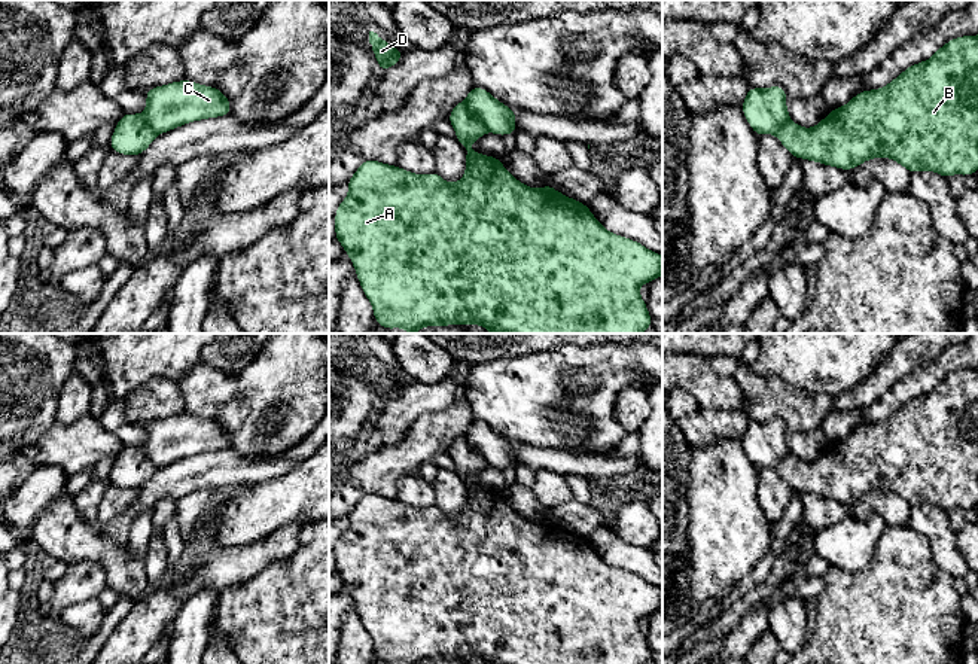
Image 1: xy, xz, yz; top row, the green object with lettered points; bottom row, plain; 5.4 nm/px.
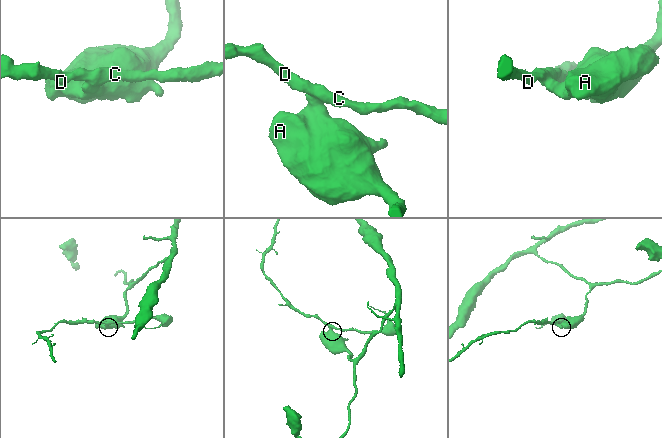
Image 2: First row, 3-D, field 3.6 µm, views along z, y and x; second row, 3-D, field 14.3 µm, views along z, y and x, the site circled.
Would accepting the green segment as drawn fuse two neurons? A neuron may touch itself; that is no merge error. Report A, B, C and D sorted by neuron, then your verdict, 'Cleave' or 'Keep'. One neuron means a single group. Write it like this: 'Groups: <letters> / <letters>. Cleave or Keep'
Groups: A B / C D. Cleave

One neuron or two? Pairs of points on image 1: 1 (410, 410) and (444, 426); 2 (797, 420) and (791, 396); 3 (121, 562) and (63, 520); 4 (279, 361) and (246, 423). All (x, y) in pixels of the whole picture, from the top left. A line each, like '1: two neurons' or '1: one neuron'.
1: two neurons
2: one neuron
3: one neuron
4: one neuron

